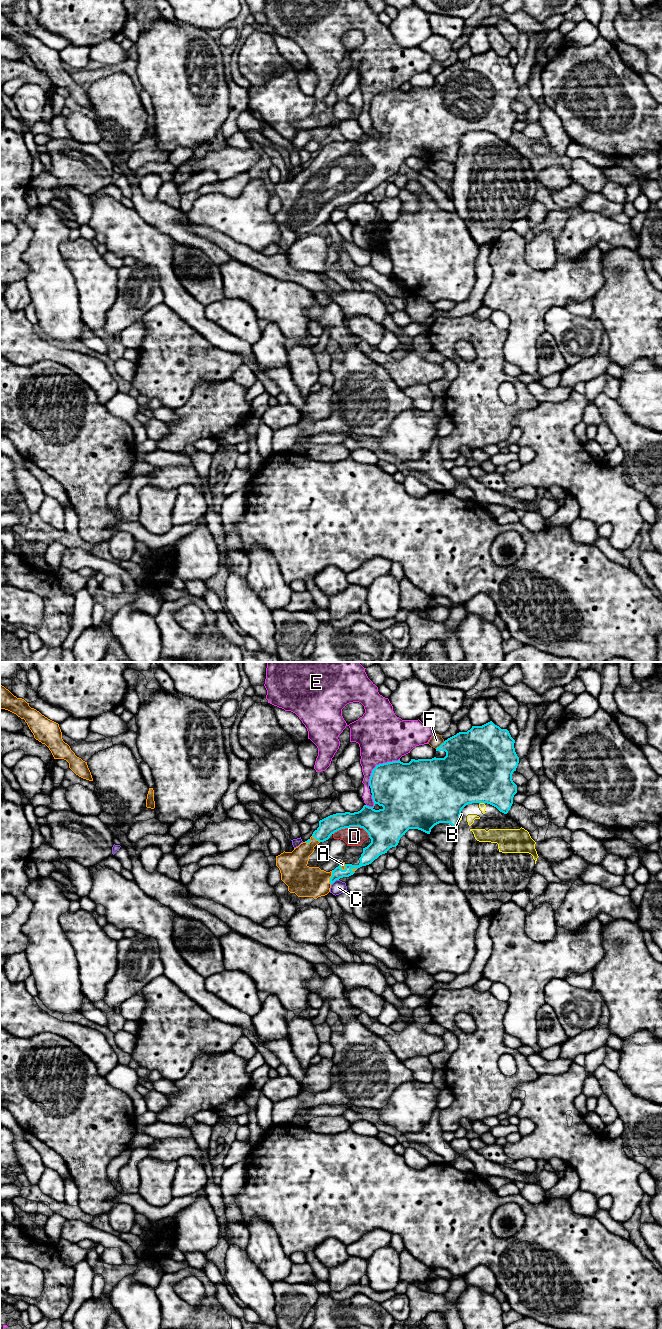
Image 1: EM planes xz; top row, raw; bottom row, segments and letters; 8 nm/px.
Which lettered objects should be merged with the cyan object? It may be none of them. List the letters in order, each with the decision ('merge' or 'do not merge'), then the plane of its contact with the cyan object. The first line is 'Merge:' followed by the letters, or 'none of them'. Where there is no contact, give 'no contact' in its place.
Merge: A, D
A: merge | xz
B: do not merge | xz
C: do not merge | xz
D: merge | xz
E: do not merge | xz
F: do not merge | xz

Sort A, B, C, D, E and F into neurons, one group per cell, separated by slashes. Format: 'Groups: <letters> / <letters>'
Groups: A D / B / C / E / F

